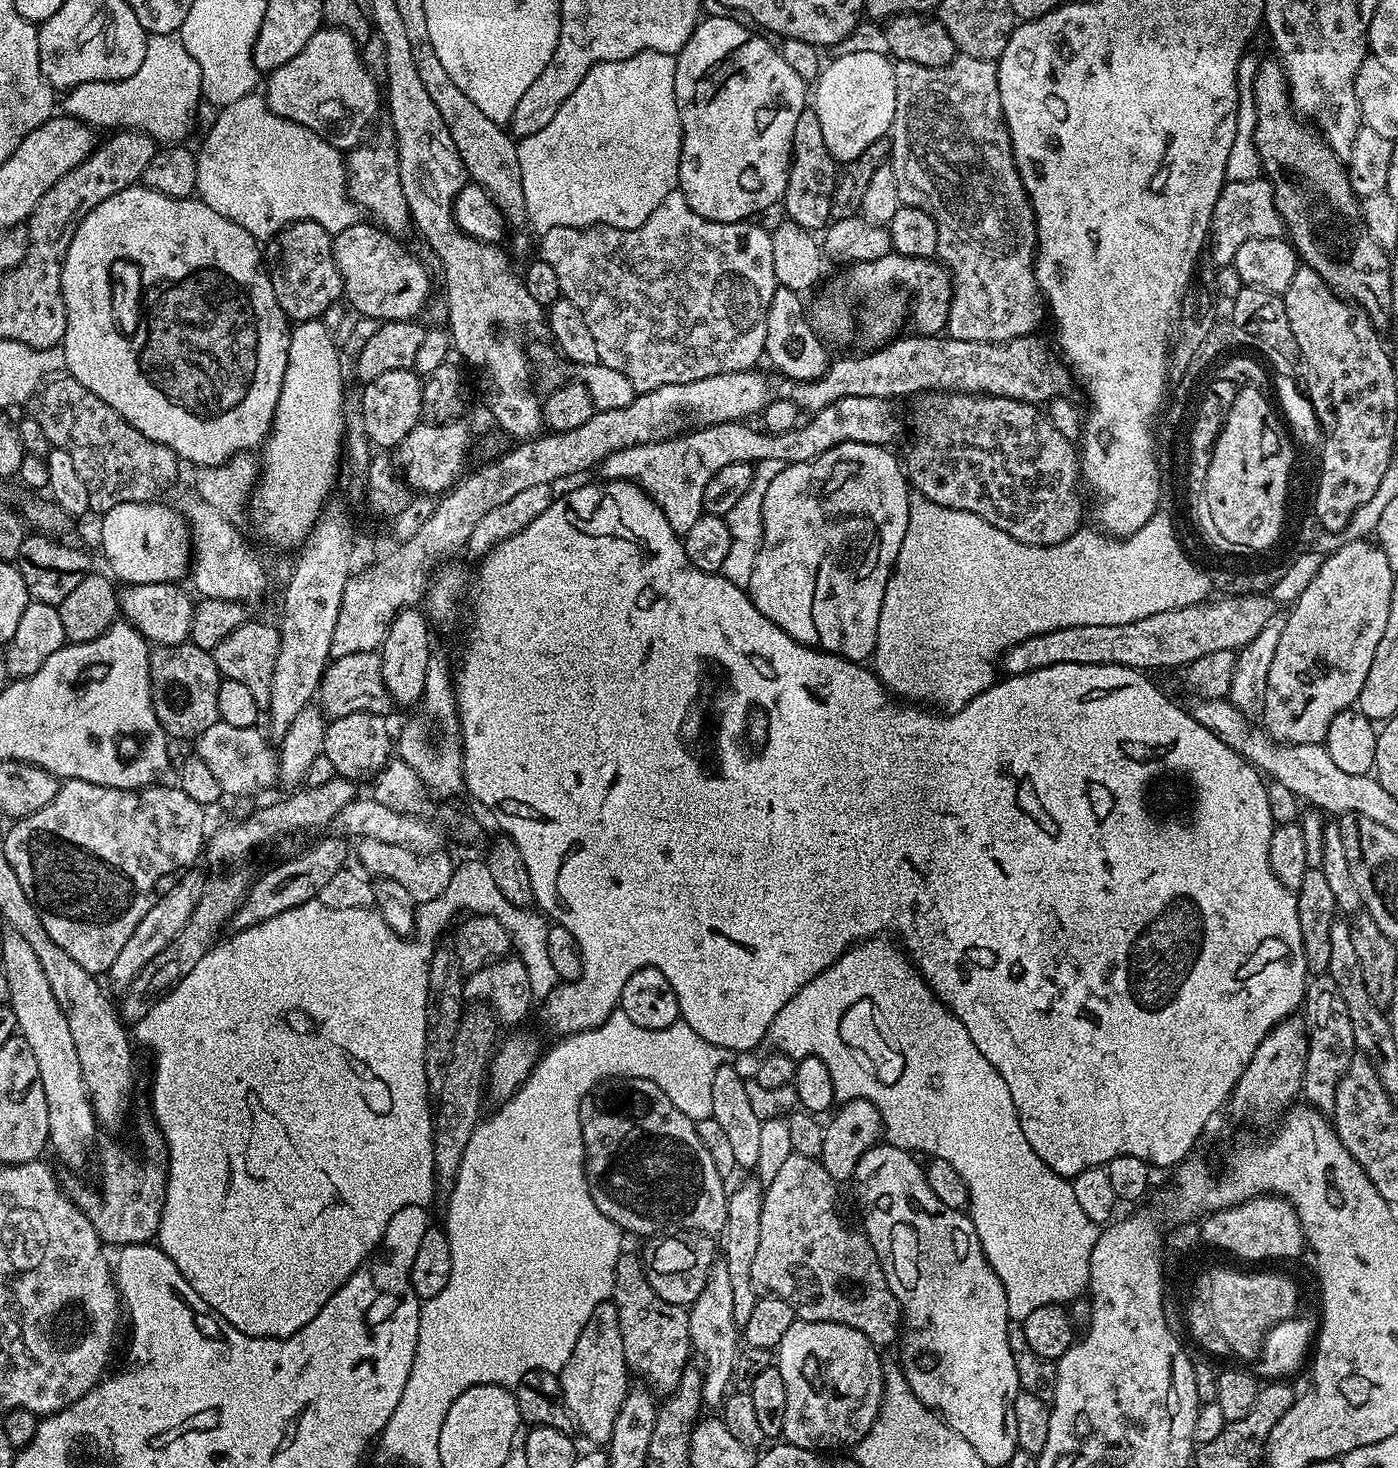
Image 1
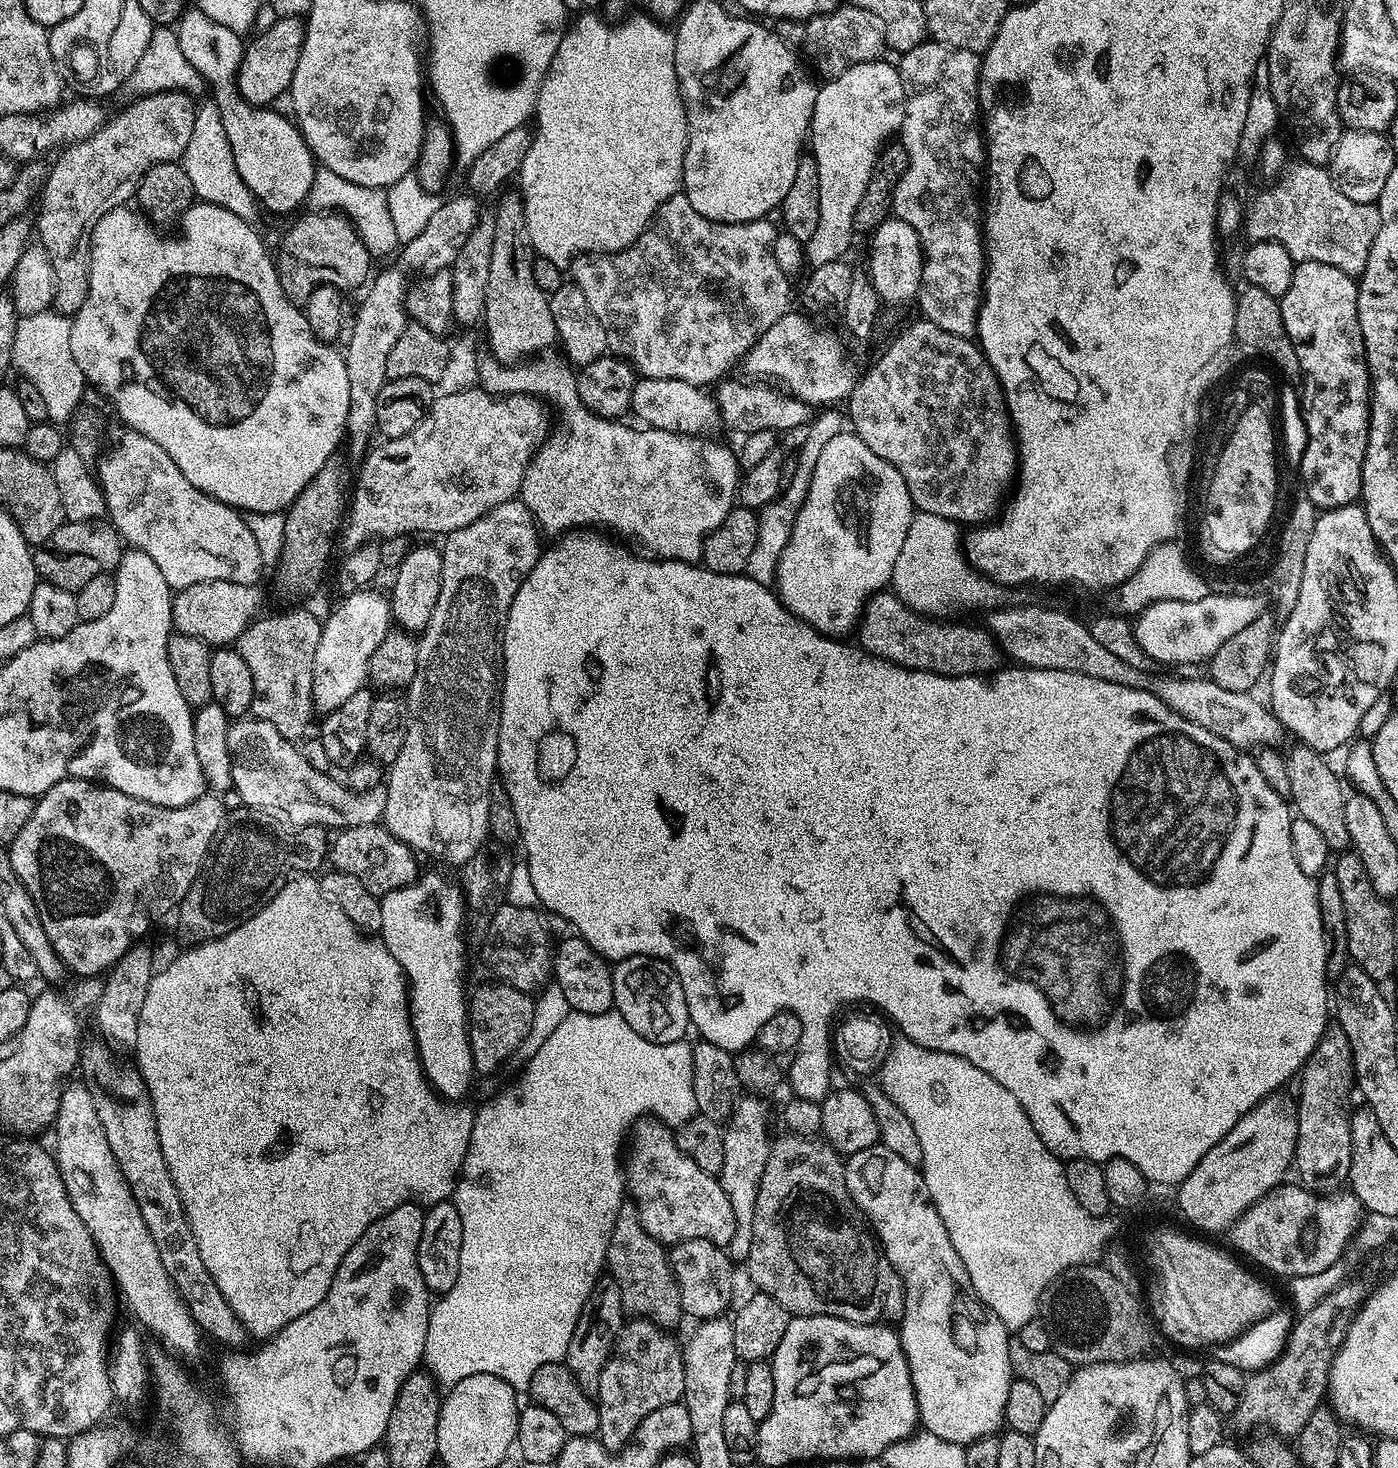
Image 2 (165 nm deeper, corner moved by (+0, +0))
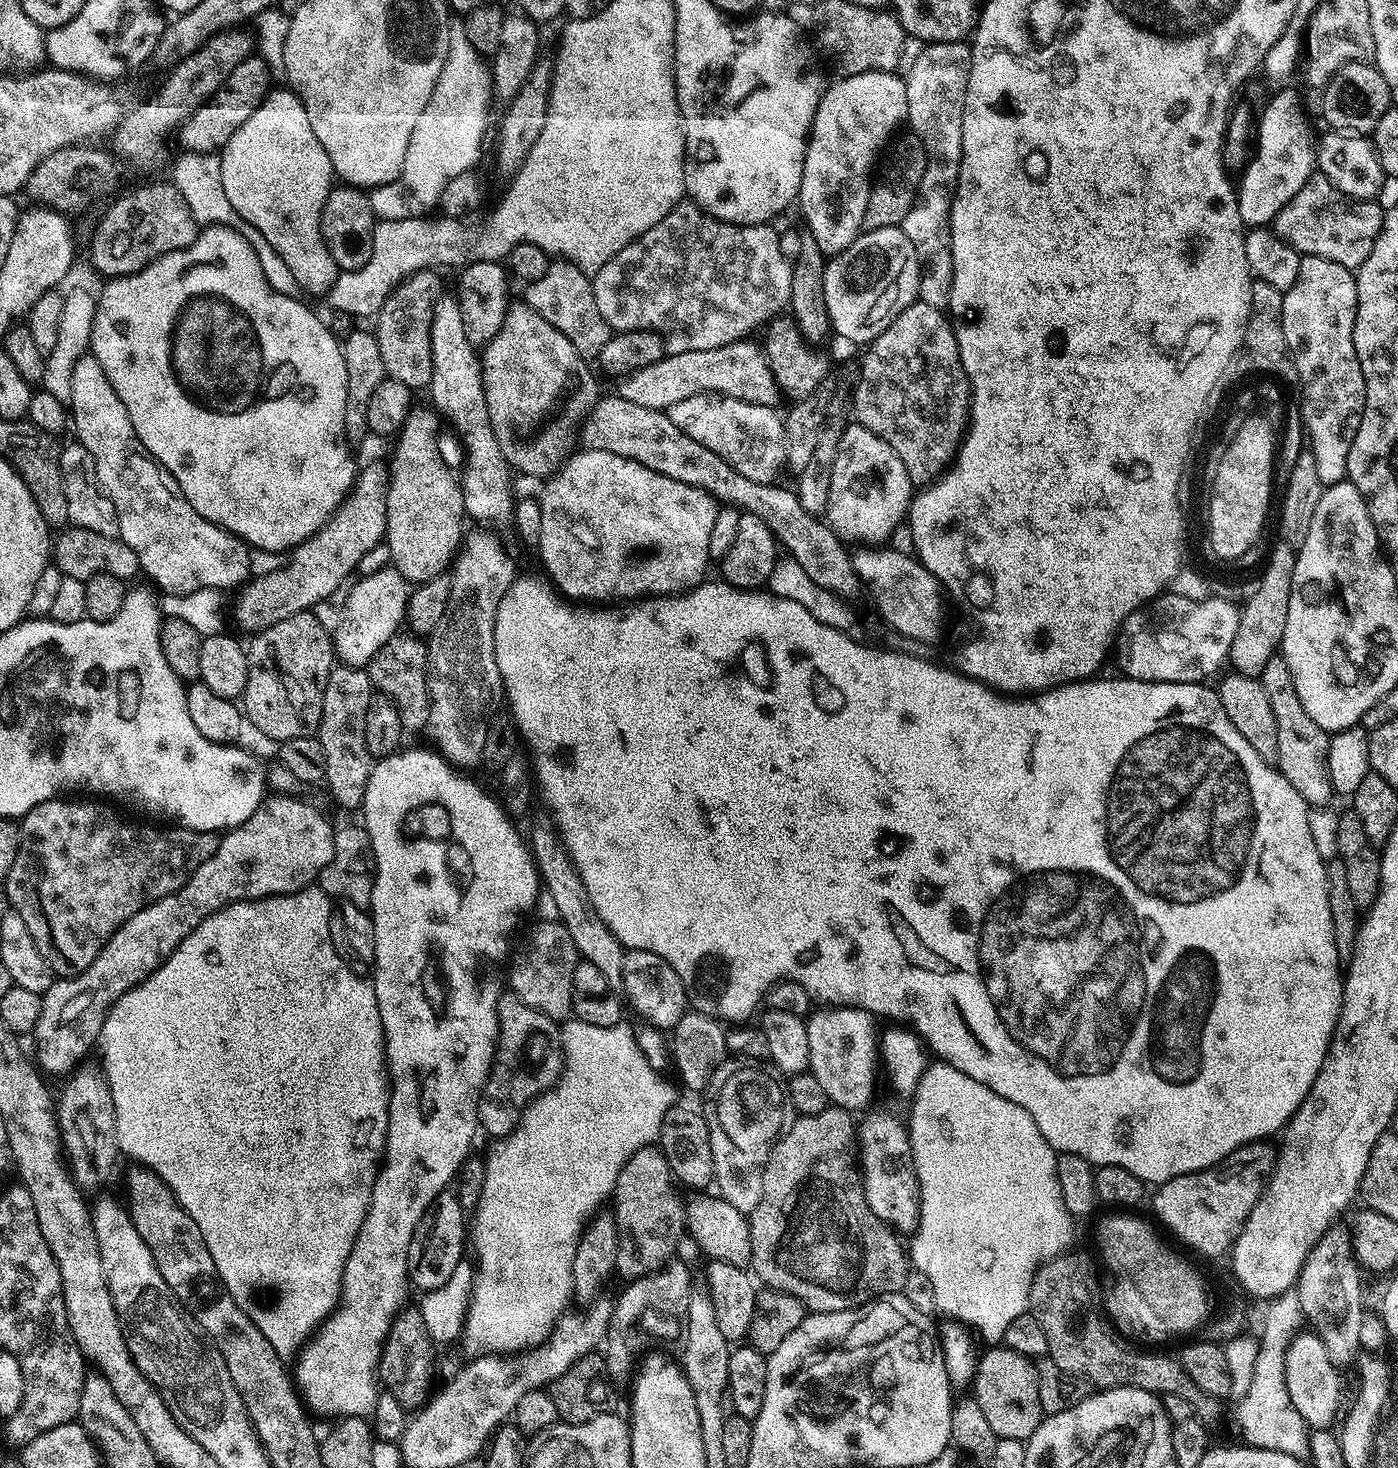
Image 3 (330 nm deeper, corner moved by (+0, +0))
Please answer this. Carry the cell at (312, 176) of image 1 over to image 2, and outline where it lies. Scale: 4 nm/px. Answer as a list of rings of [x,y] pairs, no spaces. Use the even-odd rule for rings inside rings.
[[[320,166],[316,169],[316,177],[306,200],[313,209],[339,210],[347,216],[356,227],[356,231],[360,233],[360,237],[364,239],[368,251],[377,257],[384,256],[387,252],[394,251],[393,253],[395,253],[397,251],[401,241],[394,230],[394,222],[390,219],[390,206],[385,189],[367,188],[358,186],[354,182],[346,182],[346,178],[334,174],[334,170]]]

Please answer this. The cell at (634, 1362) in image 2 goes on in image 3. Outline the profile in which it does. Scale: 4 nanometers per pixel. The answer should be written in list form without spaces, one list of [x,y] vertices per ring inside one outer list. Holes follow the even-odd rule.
[[[673,1258],[657,1272],[651,1272],[650,1275],[625,1283],[623,1286],[625,1288],[621,1290],[620,1297],[612,1308],[612,1317],[608,1320],[608,1345],[602,1348],[607,1375],[616,1382],[633,1375],[632,1363],[635,1362],[636,1356],[642,1355],[651,1344],[672,1344],[675,1340],[677,1343],[683,1337],[686,1310],[690,1306],[690,1298],[694,1291],[692,1272],[680,1258]]]

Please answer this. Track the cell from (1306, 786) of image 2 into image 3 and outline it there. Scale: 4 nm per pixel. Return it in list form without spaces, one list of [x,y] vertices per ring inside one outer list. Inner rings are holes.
[[[1275,656],[1266,664],[1258,677],[1260,685],[1273,707],[1277,723],[1278,758],[1276,767],[1290,786],[1294,787],[1309,807],[1327,807],[1332,801],[1332,770],[1330,755],[1332,742],[1329,733],[1324,732],[1314,718],[1302,707],[1298,692],[1294,689],[1293,676],[1282,656]]]

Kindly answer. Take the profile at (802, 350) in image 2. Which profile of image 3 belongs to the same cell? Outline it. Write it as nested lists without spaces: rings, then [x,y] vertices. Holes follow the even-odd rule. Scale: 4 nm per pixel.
[[[751,339],[736,340],[733,344],[718,346],[714,350],[690,350],[686,354],[666,354],[654,366],[646,366],[632,376],[619,381],[618,395],[630,402],[638,402],[638,406],[646,406],[650,410],[667,410],[674,402],[682,402],[682,398],[694,398],[703,392],[717,392],[730,398],[738,398],[742,402],[761,404],[767,408],[776,408],[782,399],[780,385],[768,365],[768,357],[759,343],[751,344]]]

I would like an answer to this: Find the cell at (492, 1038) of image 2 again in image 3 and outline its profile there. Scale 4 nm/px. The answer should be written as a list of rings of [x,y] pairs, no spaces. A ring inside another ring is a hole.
[[[510,990],[501,995],[498,1006],[498,1038],[496,1053],[488,1071],[484,1087],[480,1089],[476,1119],[492,1138],[508,1136],[515,1128],[525,1108],[560,1078],[564,1057],[560,1047],[560,1028],[557,1021],[526,1006]]]

